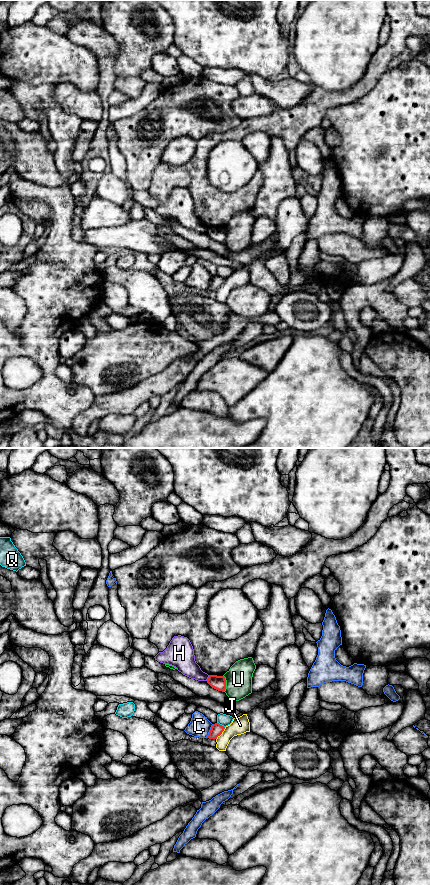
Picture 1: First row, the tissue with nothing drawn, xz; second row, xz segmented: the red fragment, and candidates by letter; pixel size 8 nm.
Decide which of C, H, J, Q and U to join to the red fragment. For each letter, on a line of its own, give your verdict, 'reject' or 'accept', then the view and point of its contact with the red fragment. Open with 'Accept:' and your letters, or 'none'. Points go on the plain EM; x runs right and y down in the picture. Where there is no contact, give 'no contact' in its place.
Accept: none
C: reject; meets red in xz at (210, 283)
H: reject; meets red in xz at (208, 230)
J: reject; meets red in xz at (221, 285)
Q: reject; meets red in xz at (221, 277)
U: reject; meets red in xz at (225, 235)

